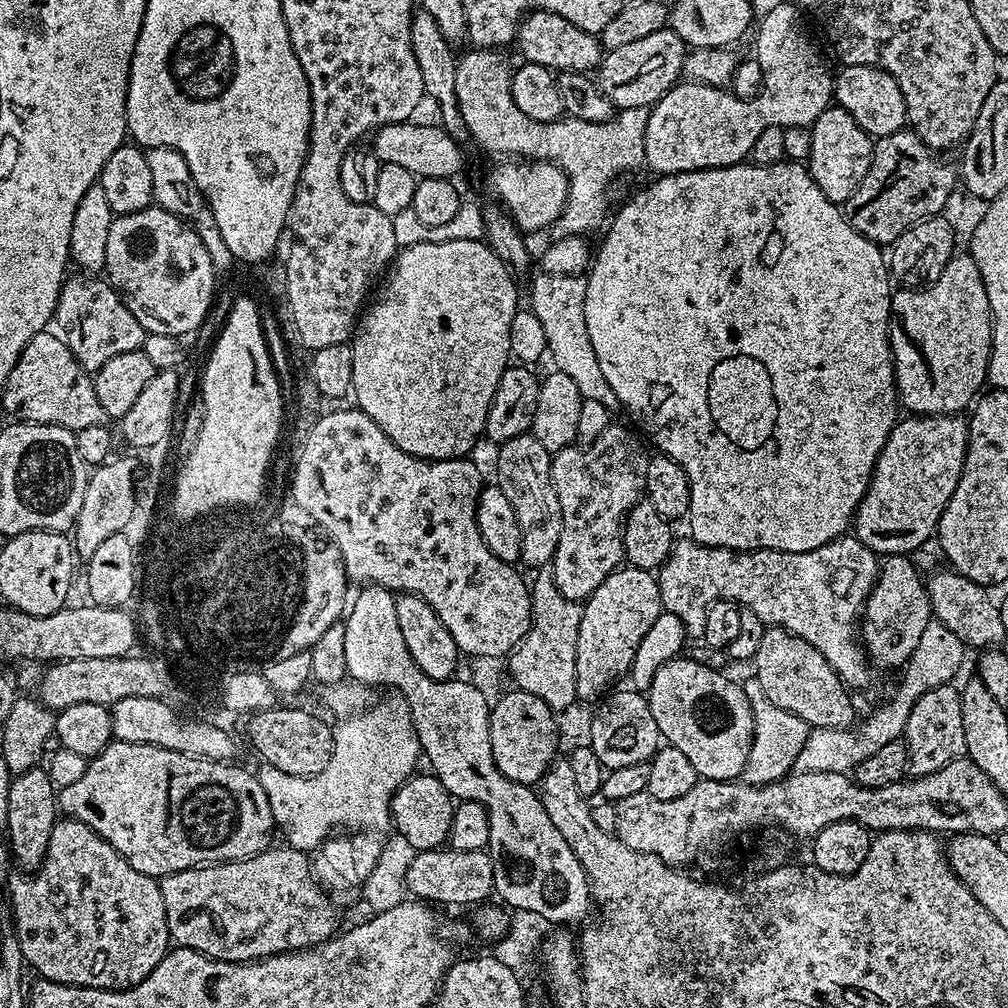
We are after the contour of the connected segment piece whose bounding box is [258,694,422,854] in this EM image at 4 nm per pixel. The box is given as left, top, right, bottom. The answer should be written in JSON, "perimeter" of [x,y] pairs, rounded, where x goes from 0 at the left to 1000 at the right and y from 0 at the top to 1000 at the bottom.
{"perimeter":[[[385,688],[382,694],[366,697],[360,705],[350,706],[344,712],[336,715],[332,719],[329,728],[329,751],[327,756],[323,756],[323,764],[319,764],[311,770],[283,770],[280,764],[276,764],[272,760],[262,758],[257,763],[256,769],[260,784],[264,784],[264,792],[268,796],[268,804],[270,805],[270,816],[283,829],[285,840],[294,841],[300,846],[306,847],[317,840],[322,833],[326,832],[334,823],[364,823],[369,827],[380,826],[380,821],[383,822],[389,816],[389,790],[394,784],[405,775],[405,771],[414,765],[413,757],[418,757],[419,747],[417,745],[417,737],[415,736],[415,728],[409,719],[409,709],[405,703],[405,697],[395,688]]]}

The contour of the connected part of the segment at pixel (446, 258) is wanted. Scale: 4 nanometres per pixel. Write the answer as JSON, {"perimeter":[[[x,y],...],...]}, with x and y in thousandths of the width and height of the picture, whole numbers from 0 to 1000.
{"perimeter":[[[479,237],[419,240],[396,247],[380,275],[381,287],[374,292],[373,299],[369,298],[360,307],[347,336],[351,351],[351,379],[348,392],[353,393],[352,404],[358,405],[364,413],[371,415],[371,419],[379,423],[379,431],[383,431],[383,435],[387,435],[391,442],[420,456],[455,456],[463,453],[467,449],[464,447],[478,437],[482,411],[486,411],[486,399],[490,395],[490,387],[494,387],[494,375],[498,375],[498,371],[506,364],[506,321],[514,307],[511,277],[513,278],[513,275],[508,267],[502,264],[502,260],[498,260],[498,256],[494,256],[494,252],[490,252],[488,245]]]}

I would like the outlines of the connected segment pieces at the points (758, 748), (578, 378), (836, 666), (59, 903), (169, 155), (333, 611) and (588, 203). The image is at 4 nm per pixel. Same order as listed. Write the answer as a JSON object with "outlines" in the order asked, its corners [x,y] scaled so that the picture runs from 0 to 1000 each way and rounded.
{"outlines":[[[[742,673],[736,679],[740,692],[746,701],[748,724],[744,752],[740,752],[740,760],[736,771],[740,778],[763,778],[768,774],[776,774],[787,765],[789,754],[800,737],[803,720],[792,712],[792,708],[784,708],[784,704],[776,704],[776,700],[768,700],[760,688],[756,688],[756,681],[748,673]]],[[[578,273],[570,274],[536,274],[532,278],[532,295],[526,301],[526,307],[538,319],[542,331],[543,352],[548,353],[551,368],[563,371],[573,382],[579,396],[594,399],[605,407],[615,405],[613,395],[605,379],[597,372],[597,363],[589,352],[589,343],[585,343],[585,331],[581,331],[581,277]]],[[[846,530],[799,548],[763,544],[730,548],[726,544],[691,540],[686,534],[672,535],[667,549],[653,564],[658,606],[677,617],[684,632],[697,632],[700,605],[709,595],[726,595],[748,605],[759,621],[779,623],[804,637],[845,685],[859,682],[867,667],[851,634],[851,612],[870,572],[871,552]]],[[[70,812],[57,813],[54,823],[50,827],[50,839],[46,843],[46,851],[41,855],[40,860],[31,867],[16,868],[20,869],[12,869],[8,873],[8,893],[12,896],[10,910],[15,918],[18,935],[21,936],[24,955],[29,961],[33,960],[37,964],[35,966],[37,969],[53,972],[59,976],[74,976],[77,980],[109,980],[112,982],[131,980],[137,974],[144,972],[149,962],[153,962],[153,958],[157,958],[157,954],[161,954],[163,947],[169,943],[165,895],[161,895],[159,873],[154,869],[146,869],[133,863],[133,859],[129,859],[129,855],[125,855],[125,851],[121,851],[121,847],[117,847],[117,843],[113,843],[113,839],[109,839],[107,833],[103,833],[96,825],[89,823],[85,815],[77,815]]],[[[148,147],[145,150],[145,162],[149,165],[149,174],[153,180],[152,199],[169,212],[189,222],[200,244],[204,244],[204,252],[208,252],[211,267],[231,265],[228,248],[224,248],[224,240],[220,240],[220,228],[216,228],[216,220],[212,220],[212,212],[206,207],[202,193],[196,188],[196,181],[192,181],[192,173],[188,173],[185,157],[181,157],[181,153],[175,147]]],[[[310,528],[307,532],[298,532],[298,536],[302,536],[302,548],[306,548],[306,595],[302,595],[302,607],[298,607],[294,623],[290,623],[290,631],[282,635],[282,647],[278,647],[278,653],[288,653],[288,649],[310,643],[326,621],[338,618],[347,599],[347,576],[335,542],[329,539],[321,544],[321,540],[313,540],[313,536],[310,536]]],[[[467,50],[461,56],[457,55],[452,62],[452,76],[450,89],[454,99],[458,99],[457,107],[462,107],[464,116],[460,118],[464,126],[465,136],[476,147],[484,151],[501,151],[504,157],[523,157],[525,160],[543,159],[546,163],[553,163],[560,170],[563,178],[563,195],[558,212],[553,216],[550,230],[553,235],[577,234],[582,235],[595,221],[600,221],[604,213],[599,203],[599,189],[607,183],[610,175],[618,171],[627,171],[631,166],[639,163],[639,134],[643,120],[643,107],[617,107],[603,119],[589,121],[588,119],[574,119],[572,115],[561,114],[555,119],[534,121],[530,117],[518,113],[514,105],[510,105],[508,90],[504,84],[506,67],[496,61],[497,54],[492,50]]]]}

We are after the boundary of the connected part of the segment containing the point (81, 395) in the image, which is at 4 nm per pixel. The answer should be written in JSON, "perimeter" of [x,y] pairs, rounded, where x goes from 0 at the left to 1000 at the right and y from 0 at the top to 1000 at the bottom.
{"perimeter":[[[52,327],[39,329],[34,331],[34,335],[30,335],[30,339],[26,339],[18,359],[14,359],[14,367],[10,367],[10,375],[6,383],[2,386],[5,407],[16,419],[53,421],[68,425],[74,430],[77,427],[85,427],[85,423],[97,423],[104,420],[105,414],[101,407],[101,399],[97,399],[97,391],[91,382],[92,374],[75,358],[63,332],[53,329]]]}

